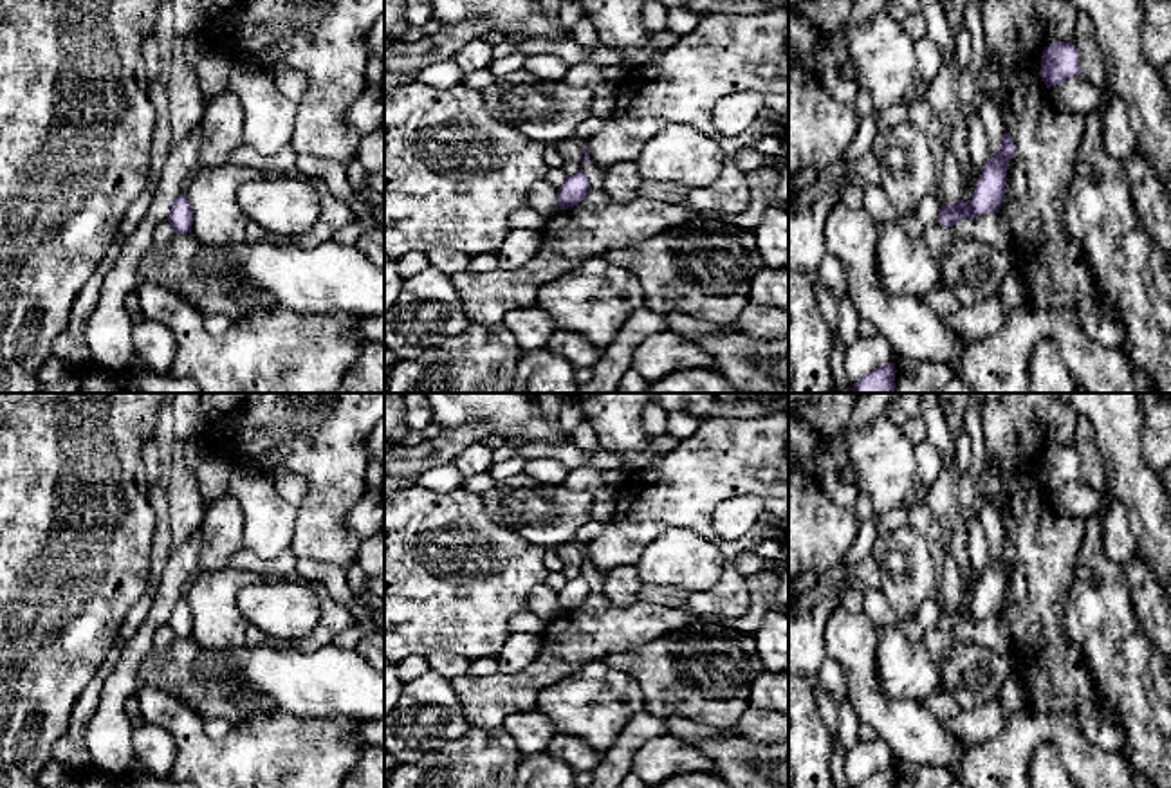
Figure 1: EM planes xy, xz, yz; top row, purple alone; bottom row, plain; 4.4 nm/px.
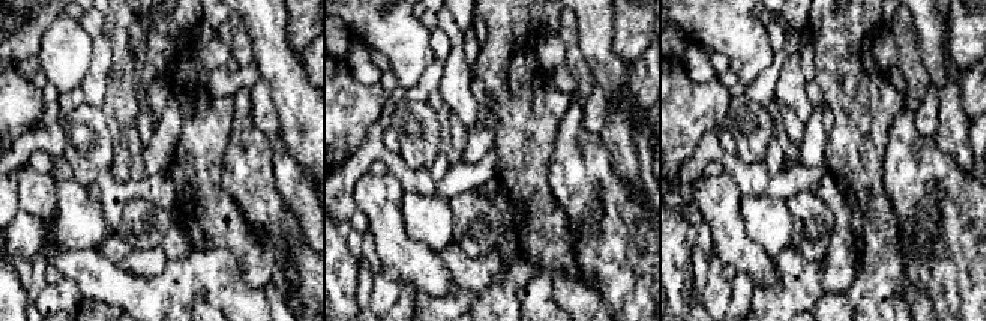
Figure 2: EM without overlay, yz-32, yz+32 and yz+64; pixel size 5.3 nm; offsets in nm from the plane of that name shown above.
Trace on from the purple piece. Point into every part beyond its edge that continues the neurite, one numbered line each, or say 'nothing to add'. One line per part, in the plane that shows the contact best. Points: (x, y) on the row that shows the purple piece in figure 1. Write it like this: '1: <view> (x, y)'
nothing to add

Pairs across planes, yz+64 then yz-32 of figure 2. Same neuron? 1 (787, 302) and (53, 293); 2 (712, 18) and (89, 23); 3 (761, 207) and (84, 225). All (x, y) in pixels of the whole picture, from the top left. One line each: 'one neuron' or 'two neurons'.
1: two neurons
2: two neurons
3: one neuron

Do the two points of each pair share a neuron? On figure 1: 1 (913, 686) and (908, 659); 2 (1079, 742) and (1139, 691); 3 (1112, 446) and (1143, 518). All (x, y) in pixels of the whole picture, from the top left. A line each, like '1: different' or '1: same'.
1: same
2: different
3: same

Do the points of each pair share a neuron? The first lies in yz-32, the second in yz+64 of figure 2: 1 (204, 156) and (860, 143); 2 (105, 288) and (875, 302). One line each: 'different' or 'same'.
1: same
2: different

